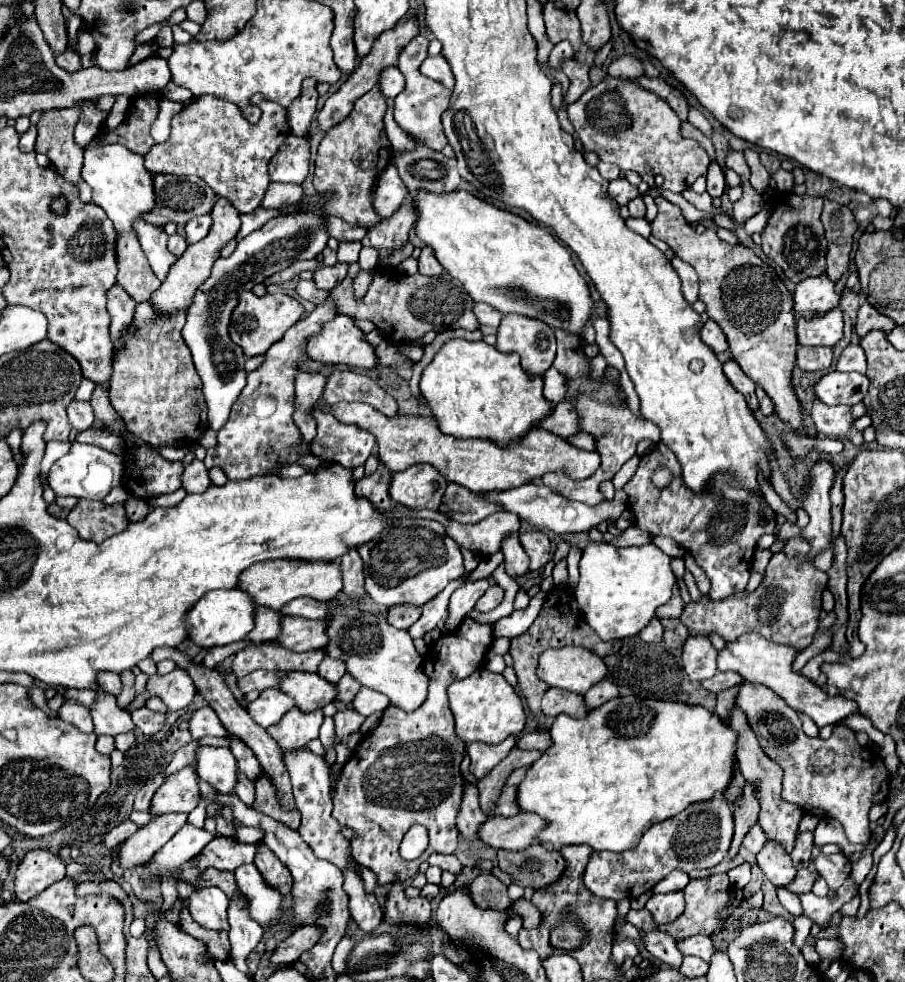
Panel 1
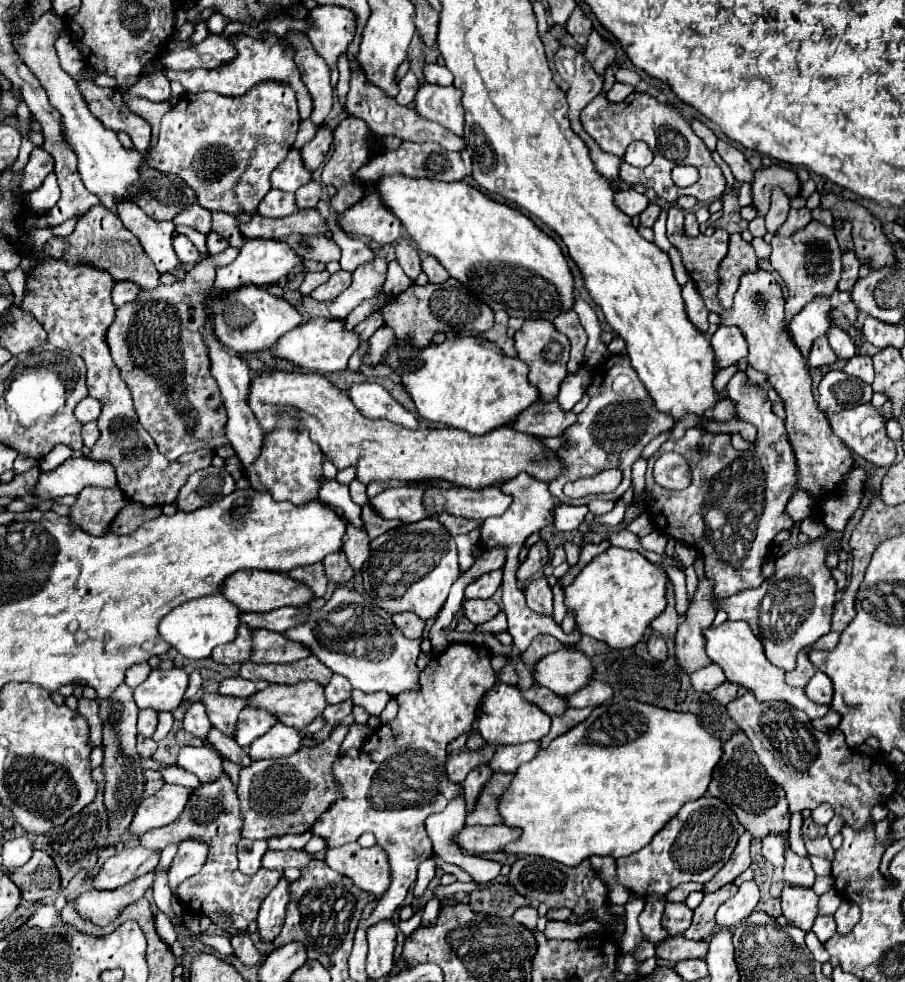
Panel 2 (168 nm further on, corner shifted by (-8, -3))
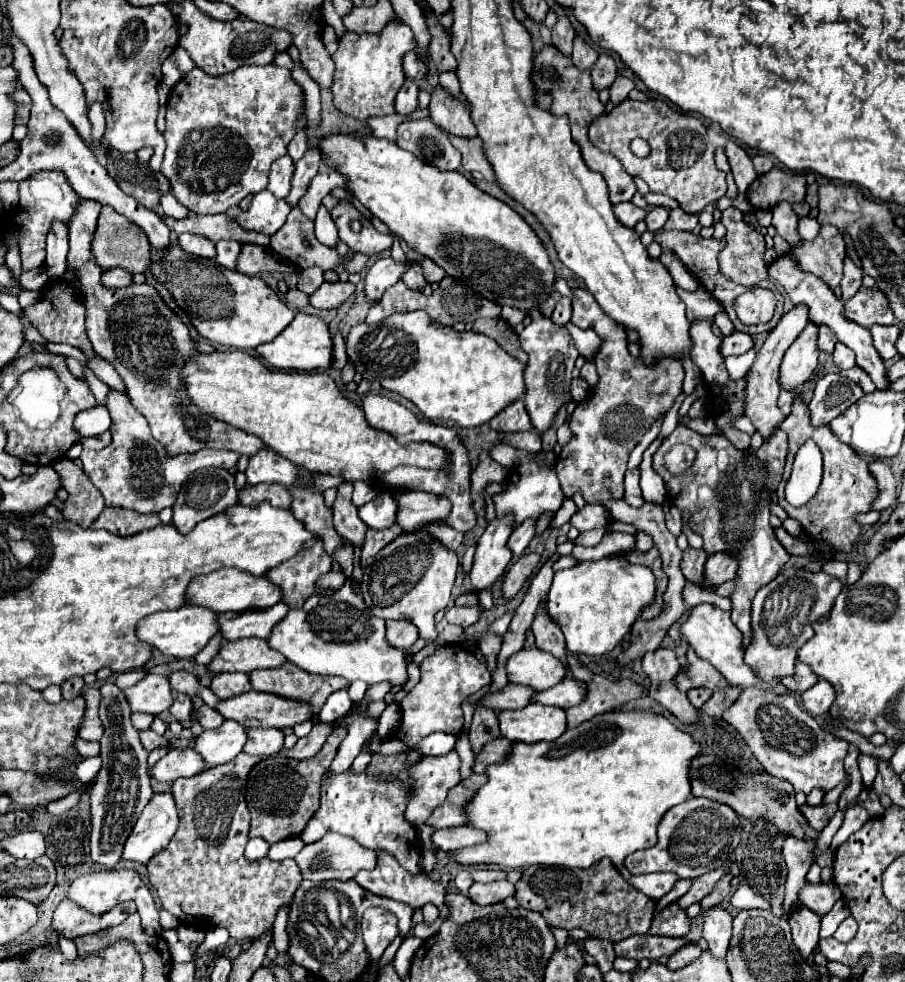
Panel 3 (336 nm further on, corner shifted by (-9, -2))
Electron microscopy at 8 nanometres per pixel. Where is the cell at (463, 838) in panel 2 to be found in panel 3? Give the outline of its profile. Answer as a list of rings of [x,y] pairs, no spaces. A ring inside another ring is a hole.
[[[471,825],[451,827],[451,829],[437,829],[433,833],[433,843],[441,851],[459,851],[463,847],[481,845],[483,841],[487,841],[487,835],[481,829],[475,829]]]

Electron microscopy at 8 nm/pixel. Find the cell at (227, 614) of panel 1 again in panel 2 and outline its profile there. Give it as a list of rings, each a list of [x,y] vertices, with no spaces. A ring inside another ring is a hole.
[[[212,594],[206,598],[190,600],[182,606],[176,606],[170,614],[166,614],[158,626],[160,636],[178,650],[188,660],[202,660],[208,658],[214,650],[214,646],[220,646],[222,642],[230,642],[234,638],[238,628],[238,614],[240,610],[232,606],[232,602],[226,602],[222,594]]]

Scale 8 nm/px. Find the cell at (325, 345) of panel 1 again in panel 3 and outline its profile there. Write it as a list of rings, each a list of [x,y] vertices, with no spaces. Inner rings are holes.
[[[297,313],[291,325],[287,325],[287,329],[281,331],[275,337],[275,341],[259,345],[257,351],[269,365],[283,371],[313,371],[313,369],[329,369],[333,365],[333,341],[329,325],[323,319],[307,313]]]

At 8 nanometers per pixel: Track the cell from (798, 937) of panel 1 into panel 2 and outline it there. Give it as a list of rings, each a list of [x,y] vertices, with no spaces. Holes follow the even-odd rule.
[[[830,890],[819,897],[818,915],[832,915],[842,903],[842,898],[835,890]]]

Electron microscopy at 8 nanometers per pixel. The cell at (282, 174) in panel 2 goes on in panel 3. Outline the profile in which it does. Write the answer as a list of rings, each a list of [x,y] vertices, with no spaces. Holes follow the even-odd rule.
[[[289,155],[277,159],[277,161],[271,165],[267,189],[269,189],[275,197],[279,197],[279,199],[287,197],[287,193],[291,191],[291,173],[295,171],[293,165],[295,165],[295,163],[293,163],[293,159],[291,159]]]

